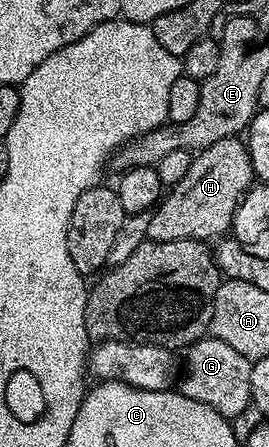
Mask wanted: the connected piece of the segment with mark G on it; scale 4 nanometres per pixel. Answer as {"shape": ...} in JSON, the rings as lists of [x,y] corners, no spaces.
{"shape":[[[204,338],[190,345],[186,349],[185,355],[187,355],[187,369],[184,372],[182,369],[181,379],[177,384],[178,391],[182,392],[183,395],[193,398],[213,410],[217,410],[217,414],[228,418],[241,414],[243,410],[252,405],[250,392],[252,361],[247,360],[245,354],[237,354],[237,350],[233,350],[233,346],[225,346],[225,342],[221,342],[220,340]]]}

